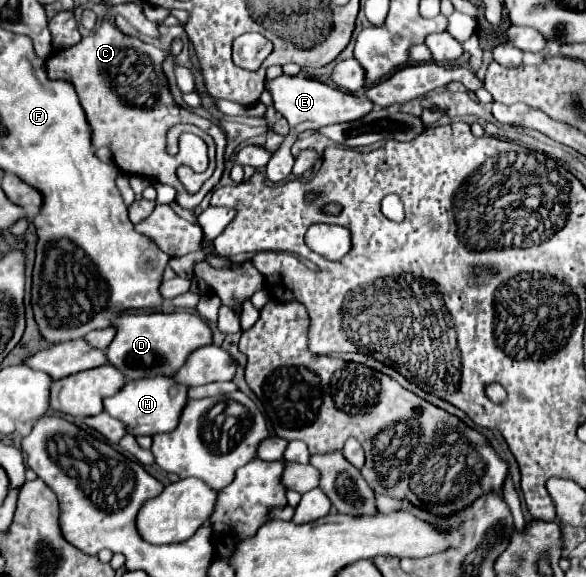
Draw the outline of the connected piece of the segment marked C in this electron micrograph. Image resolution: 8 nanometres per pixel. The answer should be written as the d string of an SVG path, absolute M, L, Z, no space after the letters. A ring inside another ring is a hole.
M101 20L101 26L79 44L59 50L49 62L49 78L51 80L69 80L73 82L81 106L87 114L87 122L93 128L93 146L109 146L113 152L115 164L127 174L141 174L145 178L159 180L163 184L171 184L177 190L177 204L183 208L196 208L206 194L213 190L221 180L225 164L225 134L223 130L207 118L201 118L181 106L175 104L173 94L167 86L167 78L163 72L163 62L167 56L177 56L181 52L181 40L175 38L171 42L171 50L161 50L153 44L141 42L137 36L123 34L109 20ZM173 124L195 124L203 132L207 132L217 144L217 168L213 176L201 186L196 194L189 194L185 186L179 182L171 156L167 154L167 130Z

